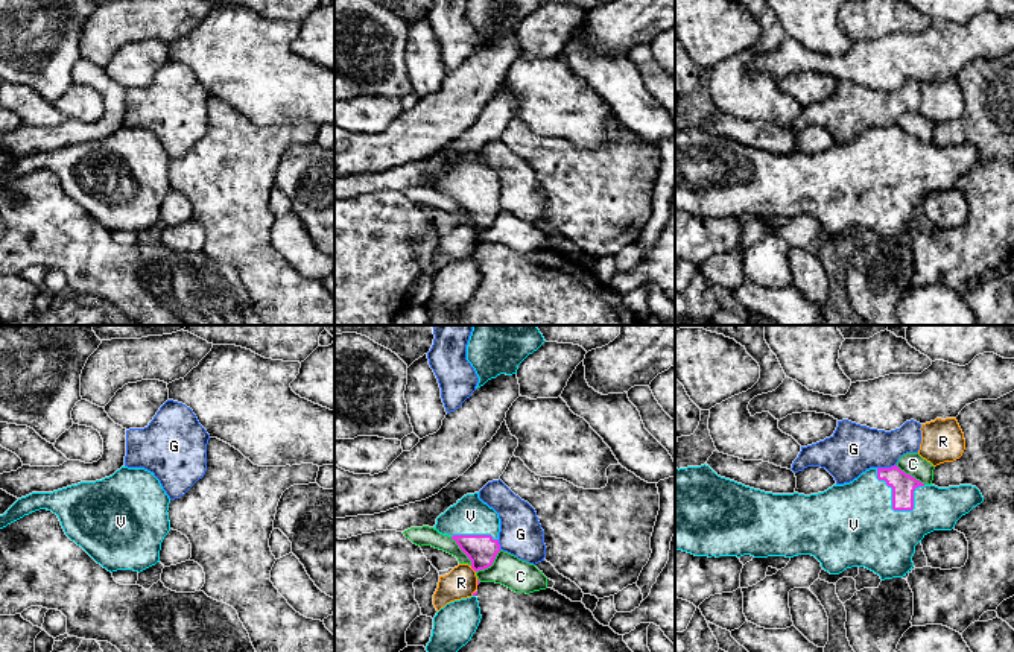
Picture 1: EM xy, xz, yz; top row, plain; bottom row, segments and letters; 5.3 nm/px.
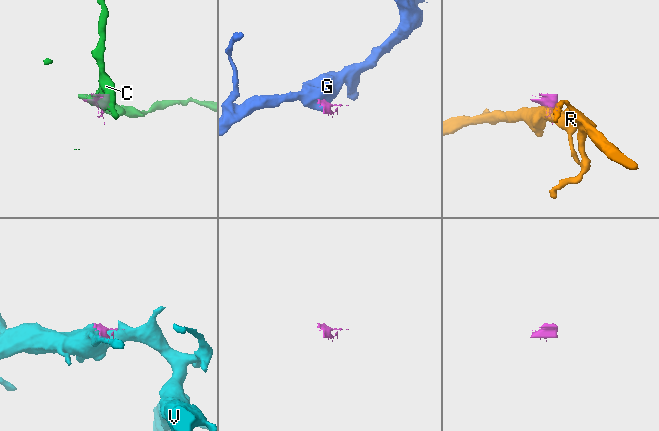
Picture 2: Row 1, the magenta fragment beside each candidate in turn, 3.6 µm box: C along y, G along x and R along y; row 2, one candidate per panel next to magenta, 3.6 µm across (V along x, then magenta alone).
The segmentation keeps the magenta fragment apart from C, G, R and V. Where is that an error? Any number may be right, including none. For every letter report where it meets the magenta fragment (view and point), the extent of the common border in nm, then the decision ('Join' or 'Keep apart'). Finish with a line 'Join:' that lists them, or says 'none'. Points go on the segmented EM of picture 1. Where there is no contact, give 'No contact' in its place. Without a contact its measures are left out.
C: Touches magenta at xz (490, 566). Shared border 180 nm. Keep apart
G: Touches magenta at yz (887, 468). Shared border 110 nm. Keep apart
R: Touches magenta at xz (472, 567). Shared border 50 nm. Keep apart
V: Touches magenta at yz (893, 496). Shared border 300 nm. Join
Join: V

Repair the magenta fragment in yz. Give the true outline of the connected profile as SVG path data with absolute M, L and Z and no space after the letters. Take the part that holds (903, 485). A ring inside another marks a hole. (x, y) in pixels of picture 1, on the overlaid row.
M708 465L675 468L675 550L695 556L743 556L754 558L812 555L830 574L851 567L865 567L882 581L906 576L912 567L915 546L933 530L952 530L956 521L981 505L984 497L976 486L959 485L938 488L924 485L897 465L870 468L857 479L833 485L818 494L772 494L754 489L718 476Z

